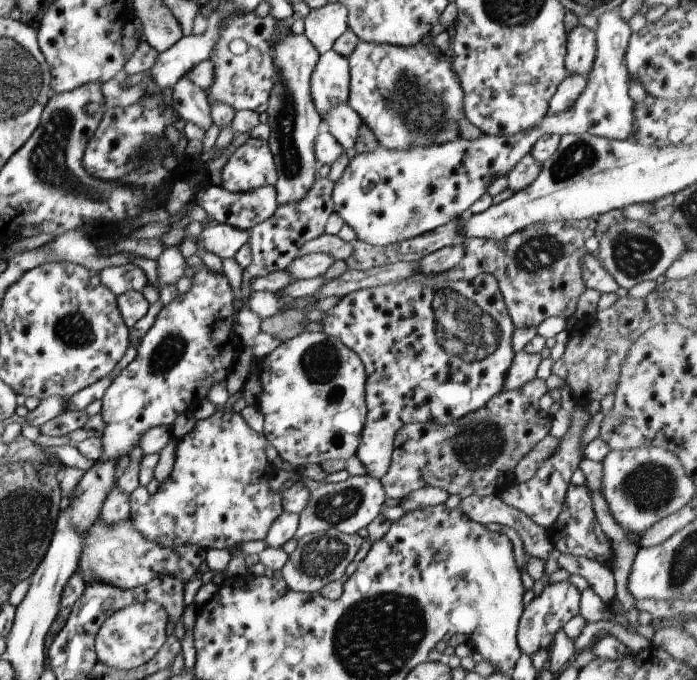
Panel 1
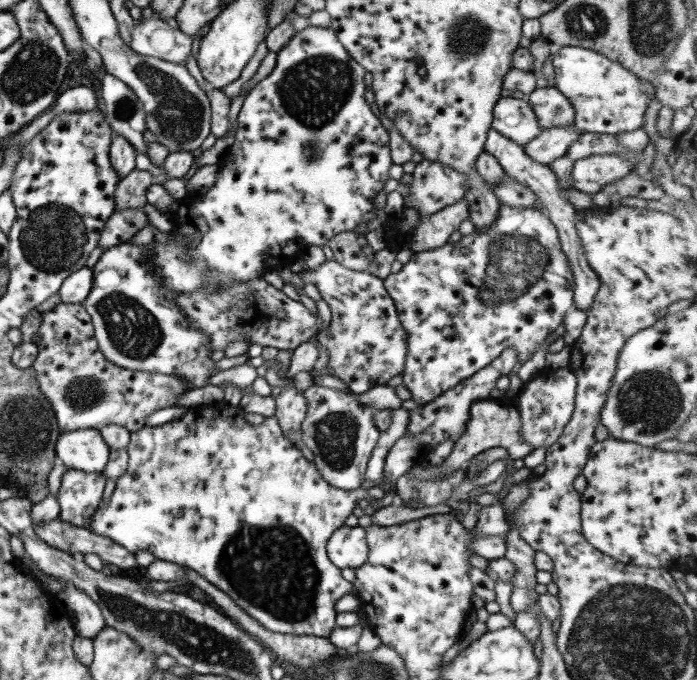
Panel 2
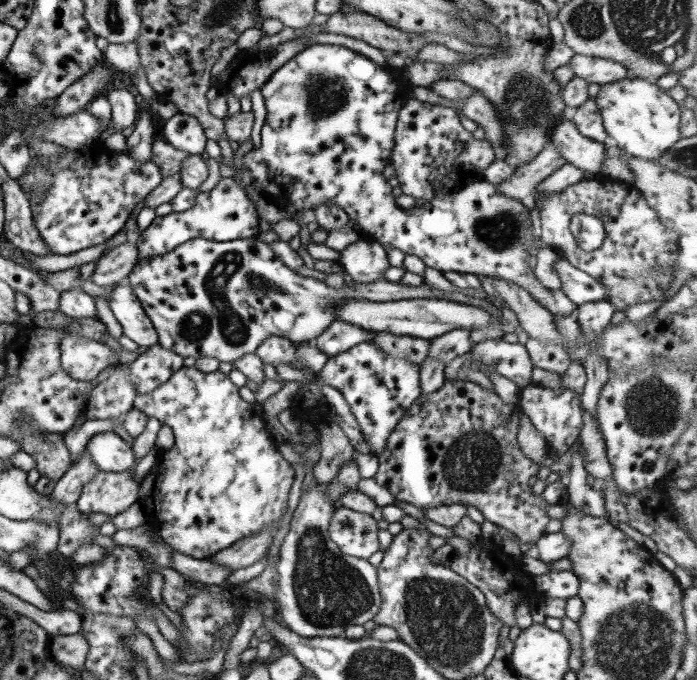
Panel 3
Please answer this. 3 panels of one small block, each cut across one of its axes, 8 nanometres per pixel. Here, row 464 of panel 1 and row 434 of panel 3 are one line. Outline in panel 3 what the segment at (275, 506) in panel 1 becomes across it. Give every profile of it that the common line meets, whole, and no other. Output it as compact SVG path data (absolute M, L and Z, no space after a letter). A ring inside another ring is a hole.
M180 367L158 388L138 394L133 406L148 416L168 424L174 433L174 445L160 453L148 474L138 481L140 505L146 502L158 516L154 523L158 536L168 547L186 556L207 559L229 549L244 538L254 537L268 524L278 521L288 509L288 496L295 480L295 470L284 460L279 445L271 436L263 417L262 404L244 401L229 376L221 371L206 374L193 367Z

